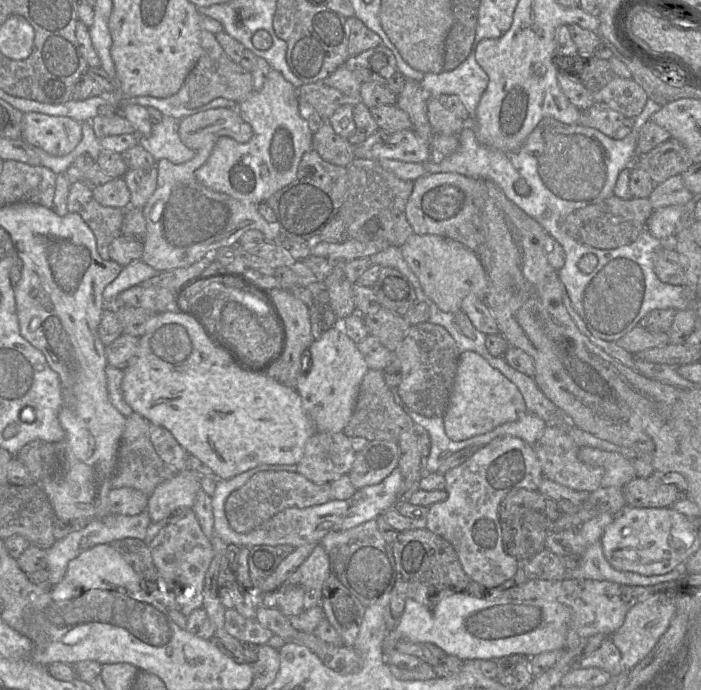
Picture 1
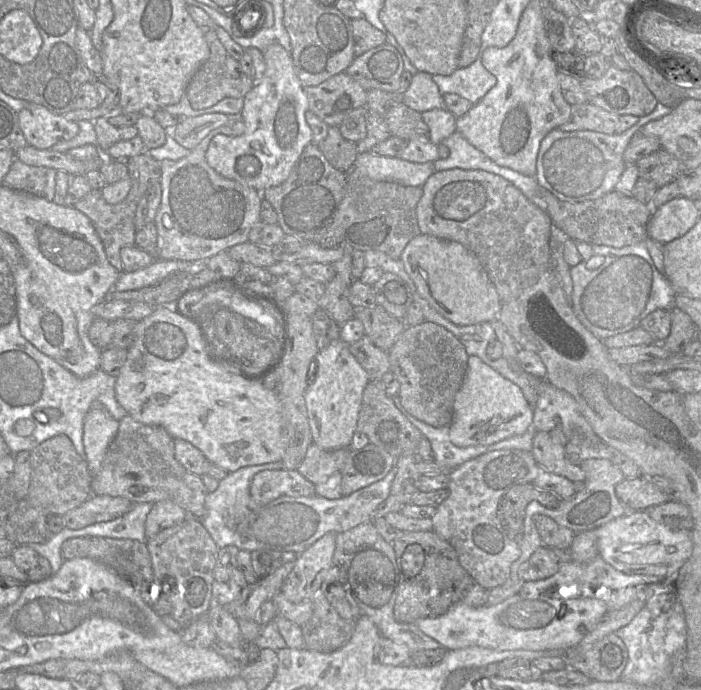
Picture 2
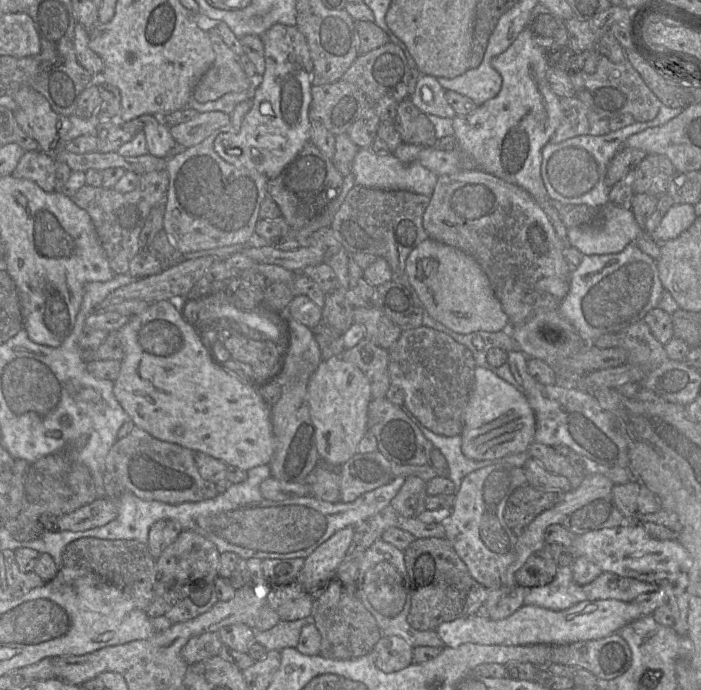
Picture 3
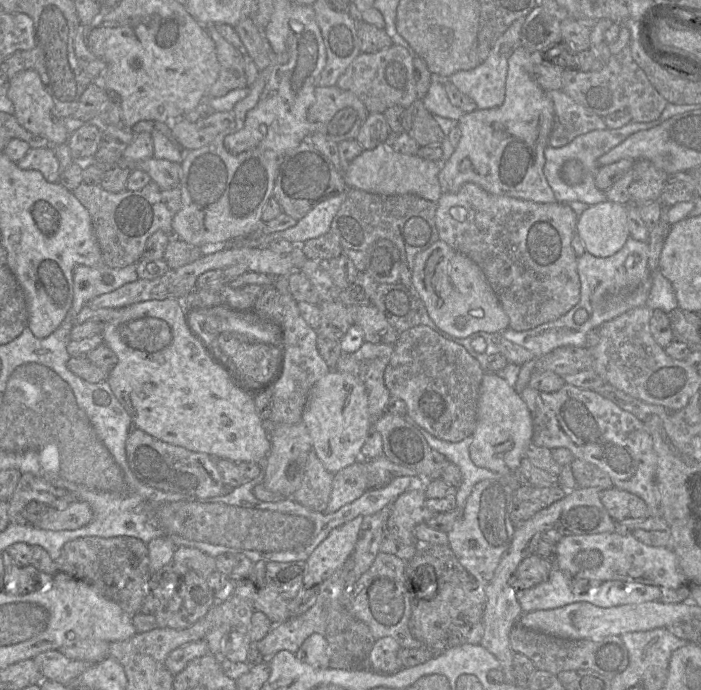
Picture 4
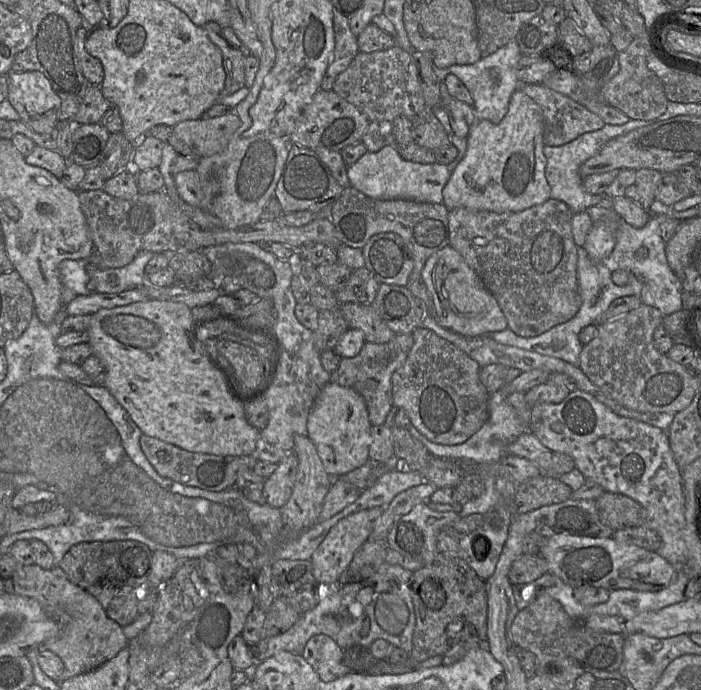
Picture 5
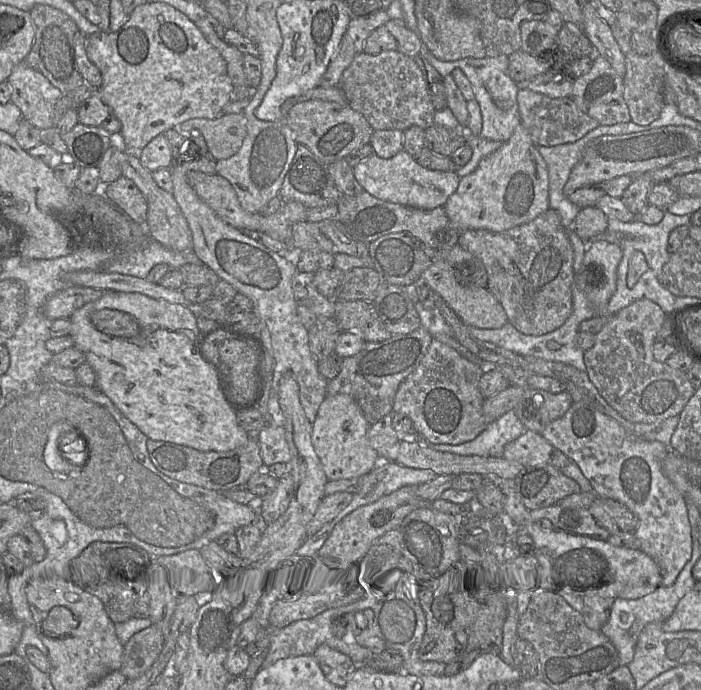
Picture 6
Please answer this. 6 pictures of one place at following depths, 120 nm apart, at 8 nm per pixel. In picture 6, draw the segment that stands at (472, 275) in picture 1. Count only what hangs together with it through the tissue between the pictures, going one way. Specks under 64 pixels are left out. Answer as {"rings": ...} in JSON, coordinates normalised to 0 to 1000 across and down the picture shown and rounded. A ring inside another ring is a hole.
{"rings":[[[625,377],[611,387],[602,396],[598,412],[609,413],[626,428],[662,470],[685,477],[712,477],[725,467],[716,442],[695,417],[656,410],[642,384],[633,377]]]}

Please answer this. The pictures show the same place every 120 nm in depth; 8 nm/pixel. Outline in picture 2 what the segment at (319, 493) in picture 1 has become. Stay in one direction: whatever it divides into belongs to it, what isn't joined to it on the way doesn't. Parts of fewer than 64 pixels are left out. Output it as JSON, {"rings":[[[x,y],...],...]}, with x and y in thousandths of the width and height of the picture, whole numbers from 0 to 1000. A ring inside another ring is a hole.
{"rings":[[[378,681],[367,686],[357,703],[359,723],[372,732],[382,730],[402,719],[445,720],[449,703],[424,681]]]}

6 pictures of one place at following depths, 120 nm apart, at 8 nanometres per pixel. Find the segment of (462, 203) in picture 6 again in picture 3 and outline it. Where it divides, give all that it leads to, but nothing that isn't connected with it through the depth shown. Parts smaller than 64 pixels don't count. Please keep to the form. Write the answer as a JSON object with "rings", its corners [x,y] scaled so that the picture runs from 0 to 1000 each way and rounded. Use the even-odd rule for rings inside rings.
{"rings":[[[749,41],[723,72],[702,86],[700,94],[716,112],[716,126],[709,139],[669,165],[646,171],[646,196],[652,201],[648,217],[605,213],[595,233],[623,255],[642,254],[656,248],[656,219],[665,222],[683,245],[752,277],[779,309],[806,359],[812,357],[810,332],[790,300],[772,255],[773,216],[802,177],[799,142],[787,132],[779,113],[782,94],[776,71]]]}

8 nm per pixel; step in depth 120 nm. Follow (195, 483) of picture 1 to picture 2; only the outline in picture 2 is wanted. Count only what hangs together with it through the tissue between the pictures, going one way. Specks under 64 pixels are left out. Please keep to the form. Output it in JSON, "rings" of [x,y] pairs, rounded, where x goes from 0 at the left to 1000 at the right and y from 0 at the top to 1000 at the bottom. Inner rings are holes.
{"rings":[[[231,725],[218,729],[207,757],[208,783],[231,768],[261,757],[268,743],[244,725]]]}

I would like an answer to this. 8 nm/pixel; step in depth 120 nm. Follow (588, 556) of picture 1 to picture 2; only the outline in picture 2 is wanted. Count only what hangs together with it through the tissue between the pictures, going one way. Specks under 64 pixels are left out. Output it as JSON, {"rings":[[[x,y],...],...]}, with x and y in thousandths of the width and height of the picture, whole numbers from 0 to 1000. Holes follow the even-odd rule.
{"rings":[[[856,804],[840,814],[820,814],[799,817],[796,829],[787,836],[748,843],[742,854],[743,865],[765,865],[770,862],[786,862],[802,868],[817,868],[827,865],[860,865],[867,857],[883,855],[909,848],[926,848],[946,842],[946,838],[919,832],[894,832],[879,826],[867,817]]]}

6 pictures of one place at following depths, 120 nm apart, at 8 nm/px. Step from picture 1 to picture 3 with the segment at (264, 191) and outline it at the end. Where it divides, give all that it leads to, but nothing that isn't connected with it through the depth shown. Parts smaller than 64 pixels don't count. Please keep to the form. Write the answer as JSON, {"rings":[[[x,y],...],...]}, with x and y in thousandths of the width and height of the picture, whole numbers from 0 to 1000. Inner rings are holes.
{"rings":[[[391,35],[371,54],[377,64],[378,104],[362,133],[359,157],[350,167],[342,190],[312,194],[305,216],[322,235],[362,245],[385,261],[442,204],[447,88],[438,59],[422,38]]]}

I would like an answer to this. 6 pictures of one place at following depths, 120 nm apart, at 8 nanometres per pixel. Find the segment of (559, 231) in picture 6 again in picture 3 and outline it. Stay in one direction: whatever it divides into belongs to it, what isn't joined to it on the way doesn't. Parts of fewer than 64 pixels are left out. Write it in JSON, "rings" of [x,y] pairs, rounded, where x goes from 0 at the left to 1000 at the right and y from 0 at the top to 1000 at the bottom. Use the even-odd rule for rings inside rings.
{"rings":[[[689,246],[625,255],[603,329],[613,345],[662,364],[683,381],[730,472],[750,467],[766,448],[797,449],[813,419],[815,387],[805,371],[805,352],[779,309],[746,272]]]}

